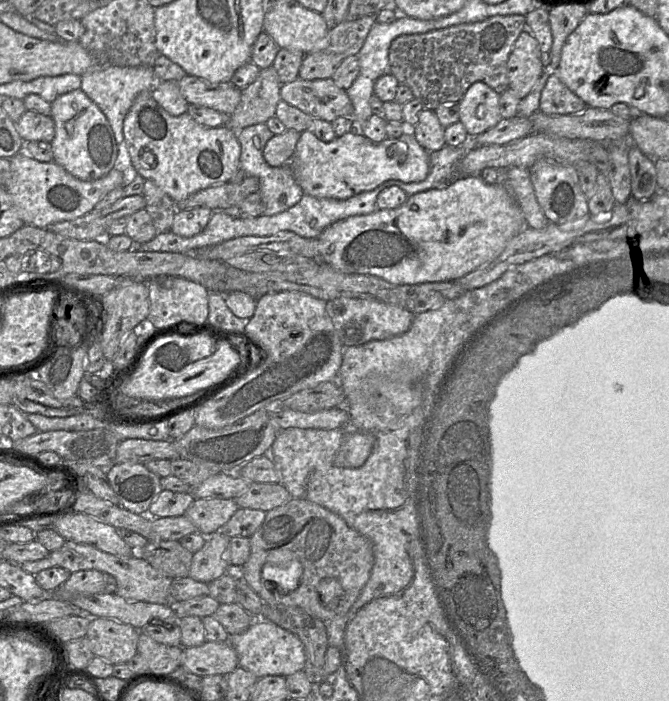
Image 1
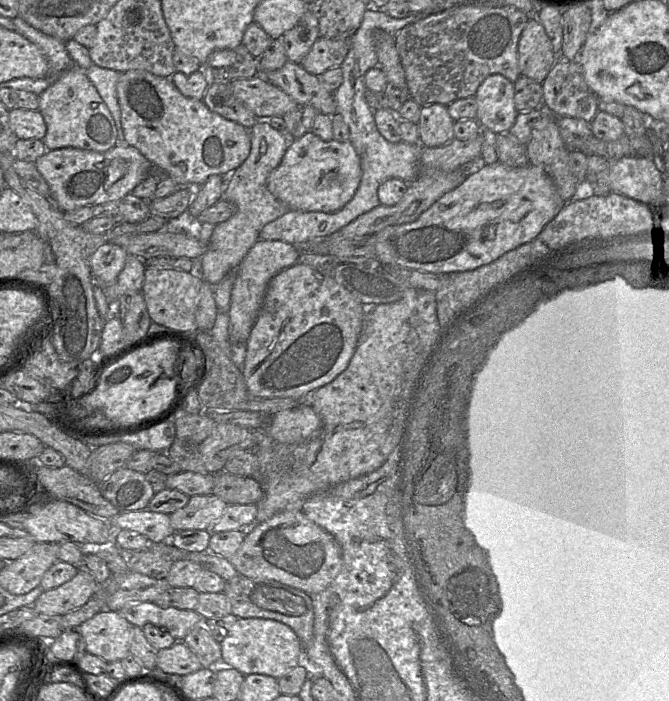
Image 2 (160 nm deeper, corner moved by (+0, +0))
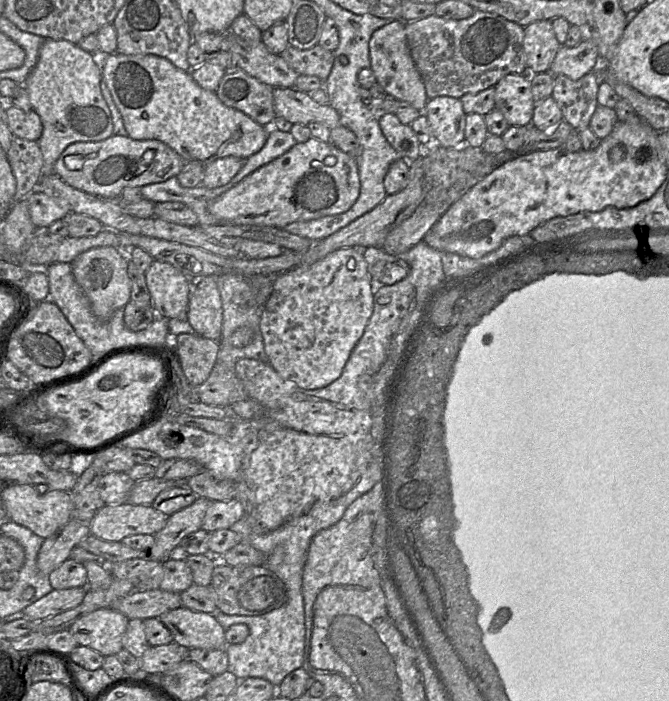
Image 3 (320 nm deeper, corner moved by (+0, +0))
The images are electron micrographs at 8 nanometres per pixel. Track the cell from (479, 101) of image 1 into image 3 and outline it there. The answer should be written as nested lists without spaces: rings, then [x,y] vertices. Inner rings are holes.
[[[508,74],[495,88],[495,107],[499,109],[509,126],[528,126],[532,123],[535,102],[531,82],[525,74]]]

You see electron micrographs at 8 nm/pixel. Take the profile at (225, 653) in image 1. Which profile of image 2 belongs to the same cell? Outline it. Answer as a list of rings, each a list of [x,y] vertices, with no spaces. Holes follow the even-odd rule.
[[[176,641],[171,647],[158,650],[157,669],[180,676],[203,668],[198,656],[183,641]]]

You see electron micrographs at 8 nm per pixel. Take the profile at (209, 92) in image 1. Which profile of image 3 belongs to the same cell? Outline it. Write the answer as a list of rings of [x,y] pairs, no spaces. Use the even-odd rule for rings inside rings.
[[[275,87],[272,94],[275,115],[292,124],[307,125],[310,122],[318,122],[329,129],[342,124],[339,114],[333,107],[329,104],[318,104],[305,92],[294,88]]]

